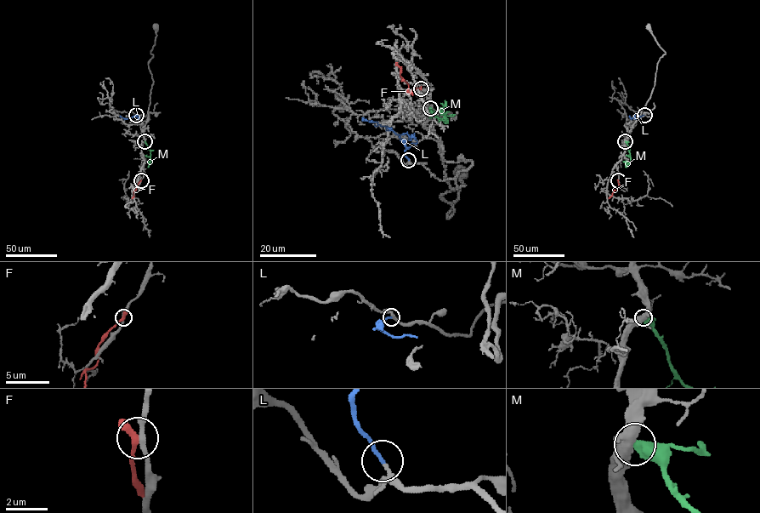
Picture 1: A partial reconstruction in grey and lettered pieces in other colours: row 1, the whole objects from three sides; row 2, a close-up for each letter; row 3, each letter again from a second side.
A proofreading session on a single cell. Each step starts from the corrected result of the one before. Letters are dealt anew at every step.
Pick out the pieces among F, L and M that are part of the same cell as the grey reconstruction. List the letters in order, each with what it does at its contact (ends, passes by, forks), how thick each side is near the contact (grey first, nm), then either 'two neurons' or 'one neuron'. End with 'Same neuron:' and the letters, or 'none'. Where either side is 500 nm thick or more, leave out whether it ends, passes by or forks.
F: it ends there; 240 nm thick on the grey side, 400 nm on the other; two neurons
L: it ends there; 110 nm thick on the grey side, 180 nm on the other; one neuron
M: 440 nm thick on the grey side, 600 nm on the other; two neurons
Same neuron: L

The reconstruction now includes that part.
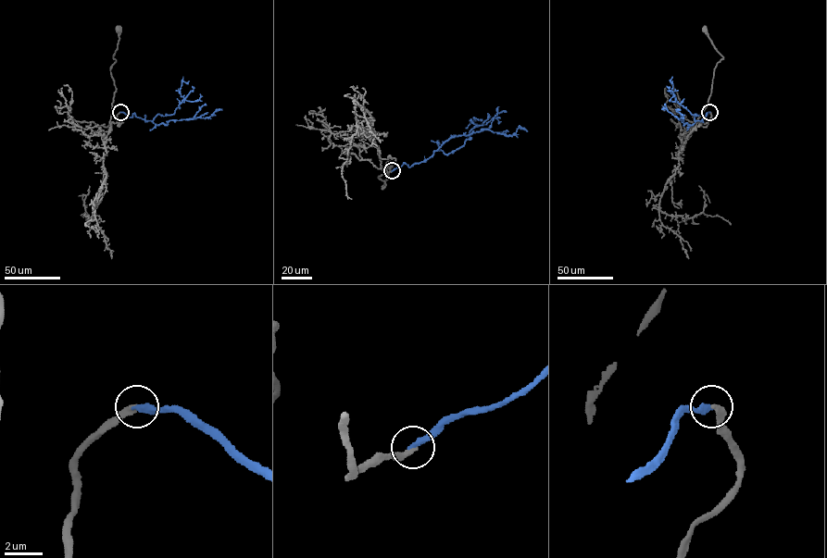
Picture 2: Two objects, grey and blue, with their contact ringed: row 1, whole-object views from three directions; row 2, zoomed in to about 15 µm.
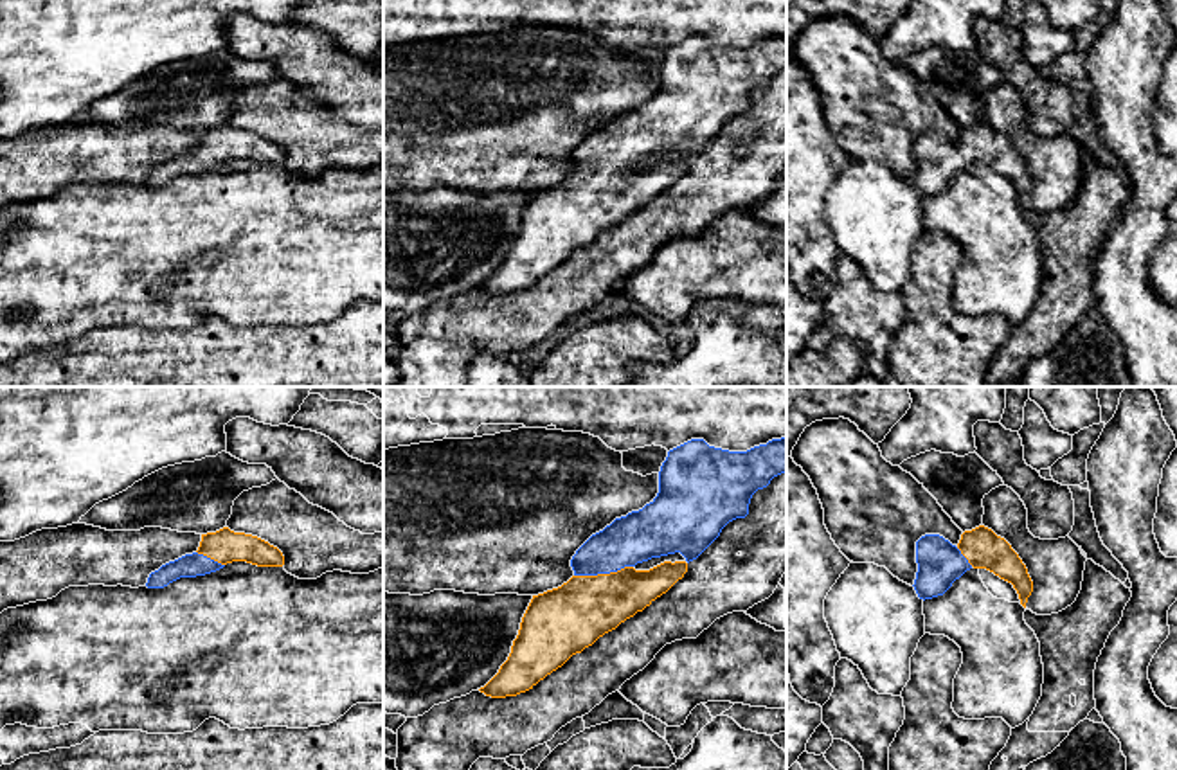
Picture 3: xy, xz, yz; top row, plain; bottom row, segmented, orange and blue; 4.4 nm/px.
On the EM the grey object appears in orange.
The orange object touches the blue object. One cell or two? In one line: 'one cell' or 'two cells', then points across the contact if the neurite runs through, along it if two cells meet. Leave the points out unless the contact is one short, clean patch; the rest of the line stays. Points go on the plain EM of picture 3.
one cell

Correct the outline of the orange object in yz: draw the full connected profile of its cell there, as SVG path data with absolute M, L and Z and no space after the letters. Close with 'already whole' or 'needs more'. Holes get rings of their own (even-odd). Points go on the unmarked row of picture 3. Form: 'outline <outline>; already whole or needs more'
outline M984 122L965 128L957 142L939 131L921 133L916 139L916 160L912 184L923 198L943 192L972 164L1011 180L1024 205L1033 189L1033 178L1019 151Z; needs more

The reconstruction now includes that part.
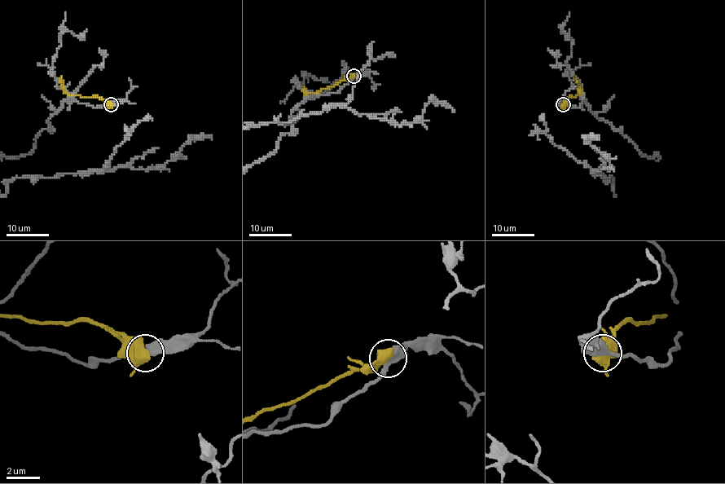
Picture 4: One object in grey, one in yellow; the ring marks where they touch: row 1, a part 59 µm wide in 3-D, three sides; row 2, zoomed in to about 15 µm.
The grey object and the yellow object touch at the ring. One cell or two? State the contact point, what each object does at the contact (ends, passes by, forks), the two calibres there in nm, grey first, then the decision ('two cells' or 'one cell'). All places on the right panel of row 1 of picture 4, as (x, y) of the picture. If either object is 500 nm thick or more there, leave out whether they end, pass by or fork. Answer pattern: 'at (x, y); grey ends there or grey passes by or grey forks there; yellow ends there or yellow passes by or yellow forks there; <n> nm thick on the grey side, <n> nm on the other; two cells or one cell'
at (563, 104); 420 nm thick on the grey side, 600 nm on the other; two cells

